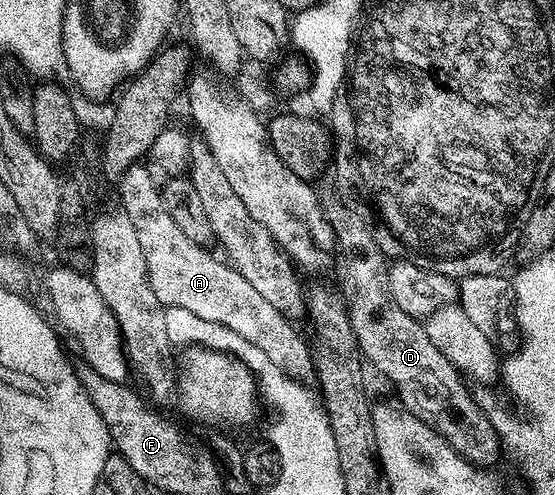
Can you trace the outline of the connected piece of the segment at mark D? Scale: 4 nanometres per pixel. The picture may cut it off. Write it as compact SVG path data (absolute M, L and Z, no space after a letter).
M326 201L323 209L325 218L333 229L336 253L341 253L337 258L337 270L341 273L342 280L345 281L343 297L362 359L366 363L374 362L378 372L386 374L393 381L398 394L396 397L407 412L411 412L420 422L427 424L439 436L443 436L443 440L447 440L447 444L451 444L451 448L455 448L459 456L463 456L469 462L474 462L479 467L488 467L490 465L488 462L496 454L502 453L497 430L493 427L493 419L488 413L485 415L481 411L480 404L473 399L472 392L465 387L467 382L462 373L431 342L425 331L424 321L407 316L407 312L403 312L403 308L399 308L393 302L387 289L387 261L385 262L384 256L381 255L383 247L377 241L371 226L369 230L368 224L361 219L360 212L352 210L345 202Z

